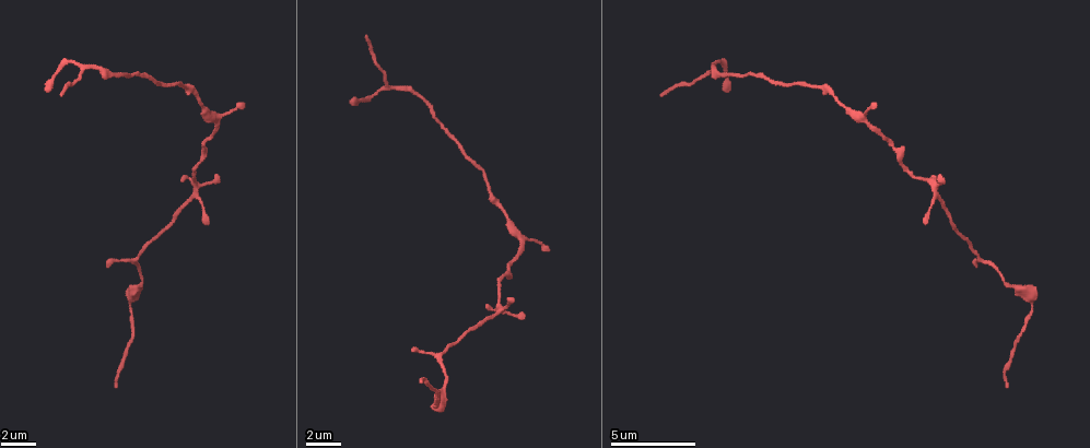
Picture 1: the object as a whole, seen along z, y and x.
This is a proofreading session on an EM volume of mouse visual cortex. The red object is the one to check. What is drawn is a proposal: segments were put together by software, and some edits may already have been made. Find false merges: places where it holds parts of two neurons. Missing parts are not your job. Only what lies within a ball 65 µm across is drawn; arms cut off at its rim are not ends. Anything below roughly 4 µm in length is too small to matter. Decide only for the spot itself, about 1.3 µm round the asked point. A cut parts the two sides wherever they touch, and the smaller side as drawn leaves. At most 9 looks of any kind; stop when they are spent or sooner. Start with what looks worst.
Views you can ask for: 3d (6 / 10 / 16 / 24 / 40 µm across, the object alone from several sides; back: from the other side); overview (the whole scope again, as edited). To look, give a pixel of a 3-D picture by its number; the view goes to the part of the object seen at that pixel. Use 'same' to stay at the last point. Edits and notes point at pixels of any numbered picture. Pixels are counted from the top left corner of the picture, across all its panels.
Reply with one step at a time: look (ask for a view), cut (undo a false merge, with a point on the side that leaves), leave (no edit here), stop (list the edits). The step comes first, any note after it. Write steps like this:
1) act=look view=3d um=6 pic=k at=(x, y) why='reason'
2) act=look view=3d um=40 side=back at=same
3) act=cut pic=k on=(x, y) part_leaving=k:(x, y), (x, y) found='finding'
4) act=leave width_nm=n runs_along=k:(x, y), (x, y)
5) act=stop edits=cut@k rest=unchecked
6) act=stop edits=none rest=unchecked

act=look view=3d um=16 pic=1 at=(488, 319) why='small branch off a trunk'

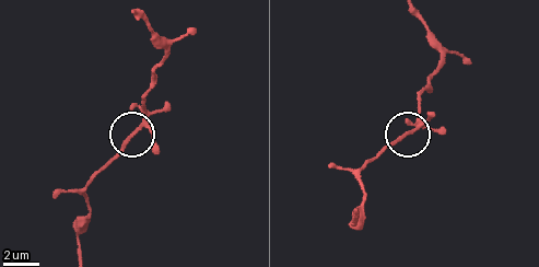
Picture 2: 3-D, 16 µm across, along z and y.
act=look view=3d um=6 pic=2 at=(408, 134)

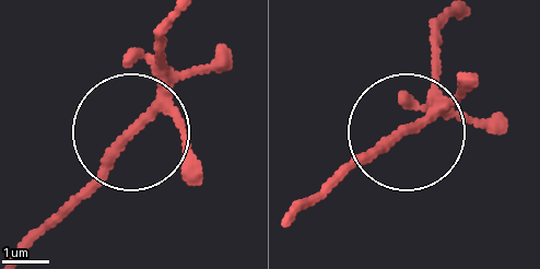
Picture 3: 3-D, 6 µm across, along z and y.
act=leave runs_along=3:(452, 18), (420, 123), (373, 147), (330, 189) found='one neuron here'

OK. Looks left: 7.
act=look view=3d um=10 pic=1 at=(522, 244) why='three arms meet'

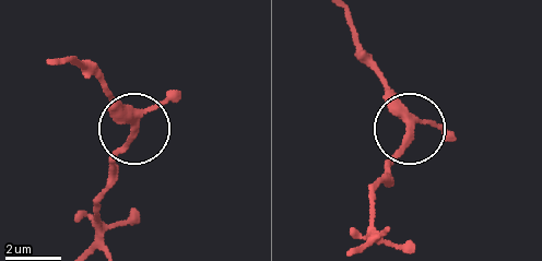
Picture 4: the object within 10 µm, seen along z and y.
act=leave width_nm=270 runs_along=4:(110, 162), (137, 123), (90, 74) found='all the same neuron'

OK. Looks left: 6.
act=look view=3d um=10 pic=1 at=(1030, 300) why='thick turns thin'

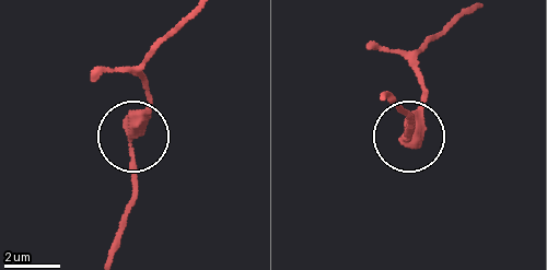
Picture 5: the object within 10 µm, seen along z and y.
act=leave width_nm=360 runs_along=5:(184, 16), (142, 72), (149, 115), (128, 150), (135, 204) found='all the same neuron'

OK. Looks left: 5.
act=look view=3d um=10 pic=1 at=(487, 182) why='sudden change in width'

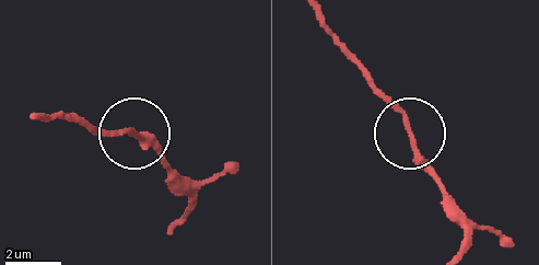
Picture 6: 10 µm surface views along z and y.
act=leave found='all the same neuron'

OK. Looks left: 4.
act=stop edits=none rest=unchecked

